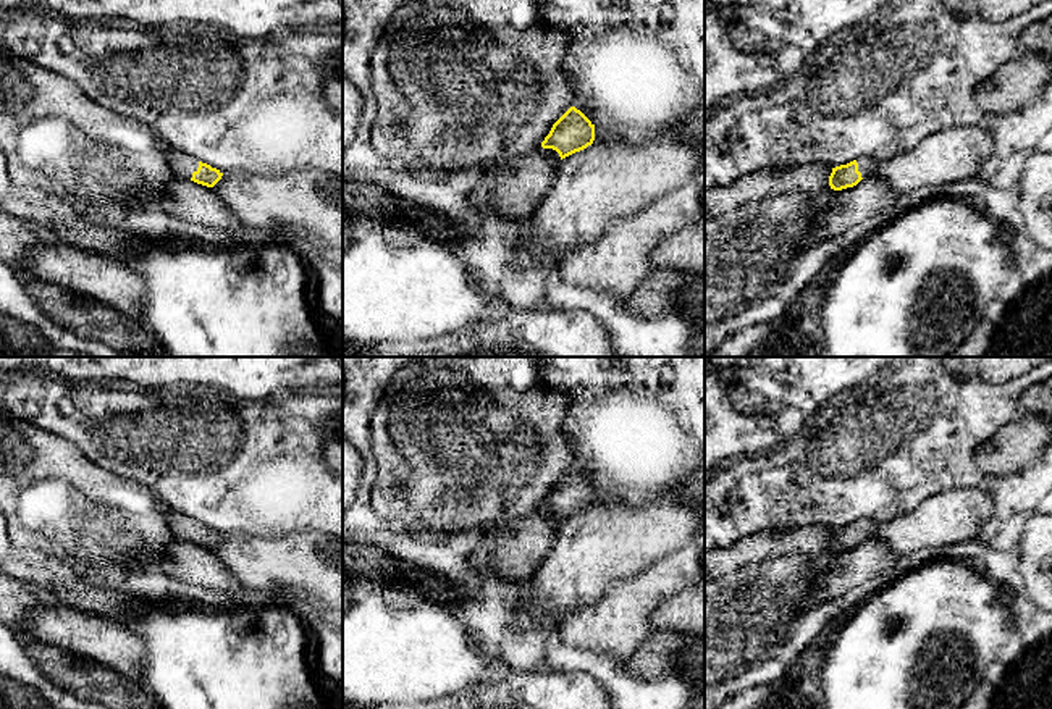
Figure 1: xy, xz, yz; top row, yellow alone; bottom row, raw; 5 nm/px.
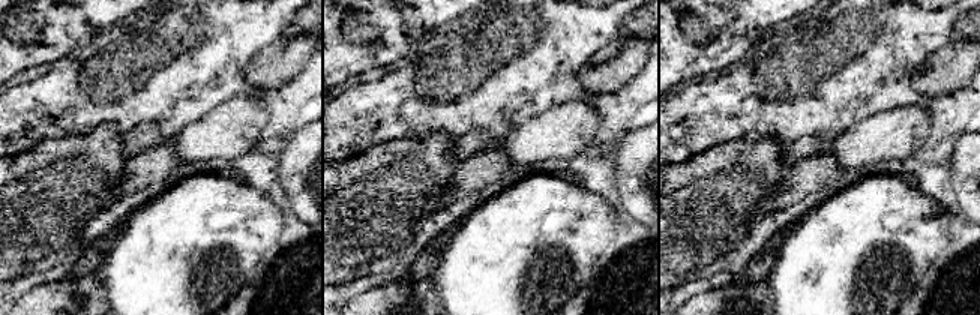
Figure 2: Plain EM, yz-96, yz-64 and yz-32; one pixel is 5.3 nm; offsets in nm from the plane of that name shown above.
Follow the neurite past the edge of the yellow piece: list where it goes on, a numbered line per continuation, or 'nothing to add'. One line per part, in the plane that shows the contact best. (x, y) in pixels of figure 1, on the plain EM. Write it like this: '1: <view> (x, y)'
1: xy (181, 527)

